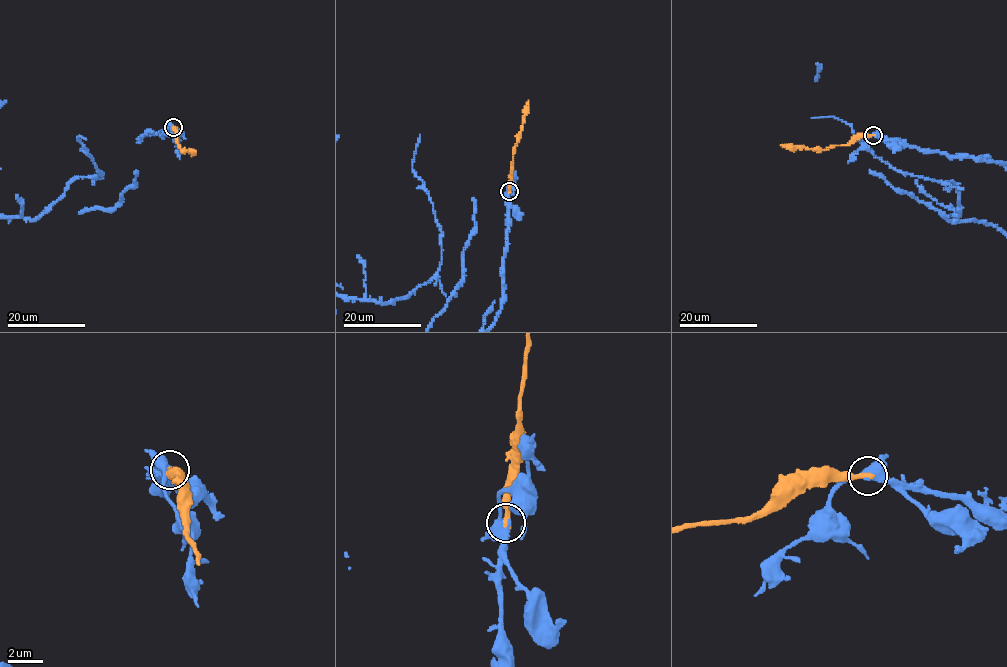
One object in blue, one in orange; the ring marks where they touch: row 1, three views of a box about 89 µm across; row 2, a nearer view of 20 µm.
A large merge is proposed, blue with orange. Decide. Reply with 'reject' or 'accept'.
accept

